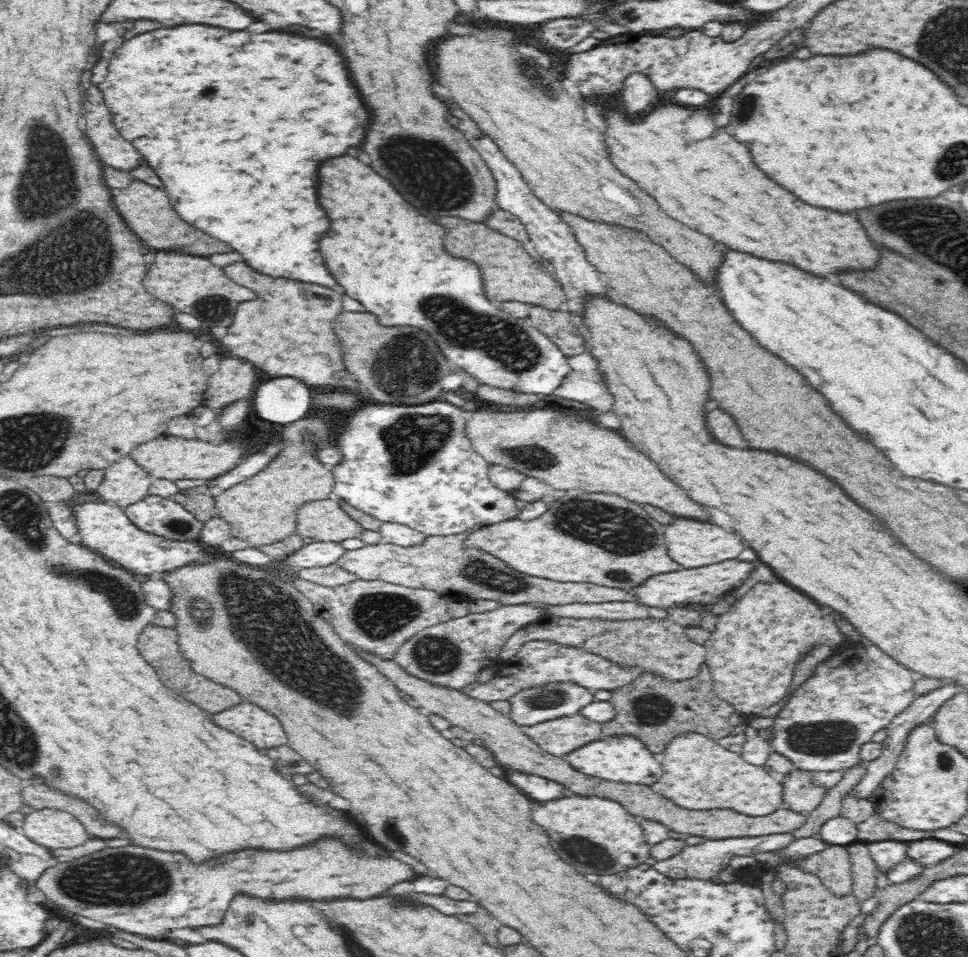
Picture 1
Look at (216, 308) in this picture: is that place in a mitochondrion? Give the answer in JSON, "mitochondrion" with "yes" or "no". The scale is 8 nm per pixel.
{"mitochondrion":"yes"}

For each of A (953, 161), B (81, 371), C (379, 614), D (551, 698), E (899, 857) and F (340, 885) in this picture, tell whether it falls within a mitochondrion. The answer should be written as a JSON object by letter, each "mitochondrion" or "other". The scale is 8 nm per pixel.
{"A":"mitochondrion","B":"other","C":"mitochondrion","D":"mitochondrion","E":"other","F":"other"}

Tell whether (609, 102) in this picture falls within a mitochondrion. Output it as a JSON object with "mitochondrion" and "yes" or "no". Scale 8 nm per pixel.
{"mitochondrion":"no"}

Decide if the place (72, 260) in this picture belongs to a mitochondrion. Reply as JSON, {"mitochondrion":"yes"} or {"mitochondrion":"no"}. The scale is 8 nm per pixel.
{"mitochondrion":"yes"}

